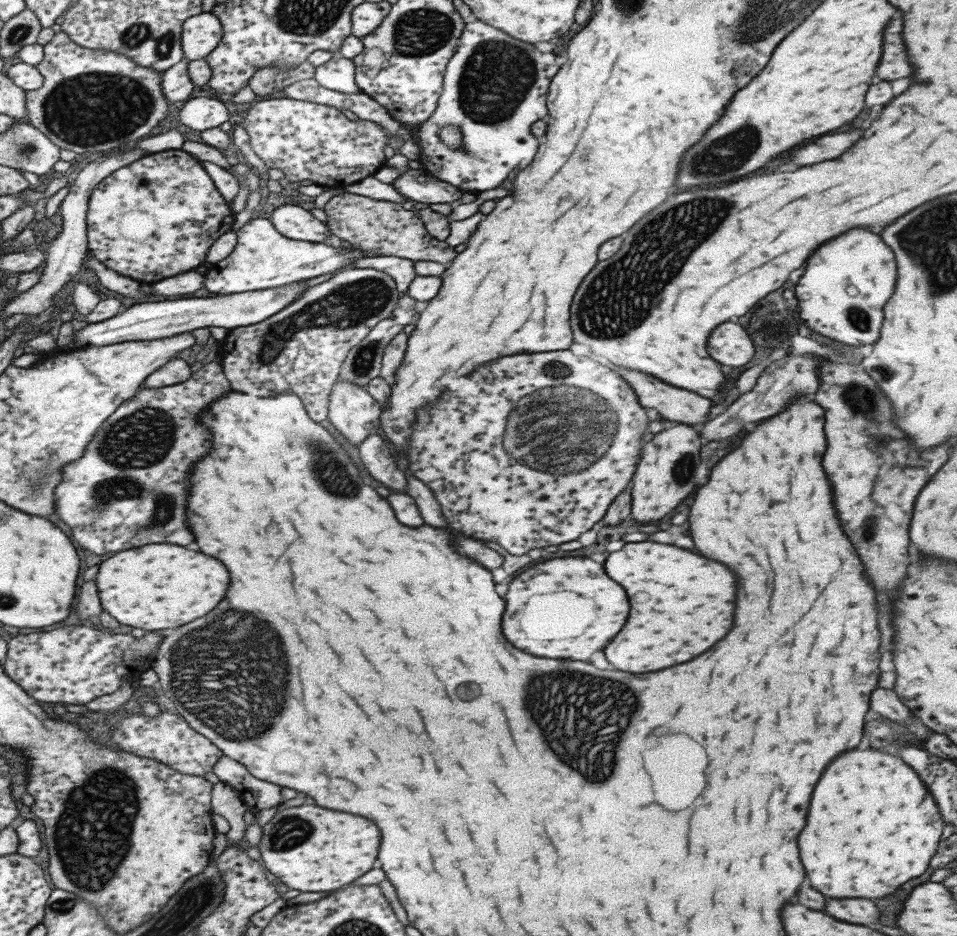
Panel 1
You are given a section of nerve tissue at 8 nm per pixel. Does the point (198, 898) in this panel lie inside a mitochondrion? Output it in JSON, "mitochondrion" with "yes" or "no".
{"mitochondrion":"yes"}

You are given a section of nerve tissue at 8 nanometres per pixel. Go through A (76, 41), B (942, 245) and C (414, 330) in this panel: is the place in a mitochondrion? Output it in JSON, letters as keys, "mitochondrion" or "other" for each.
{"A":"other","B":"mitochondrion","C":"other"}

